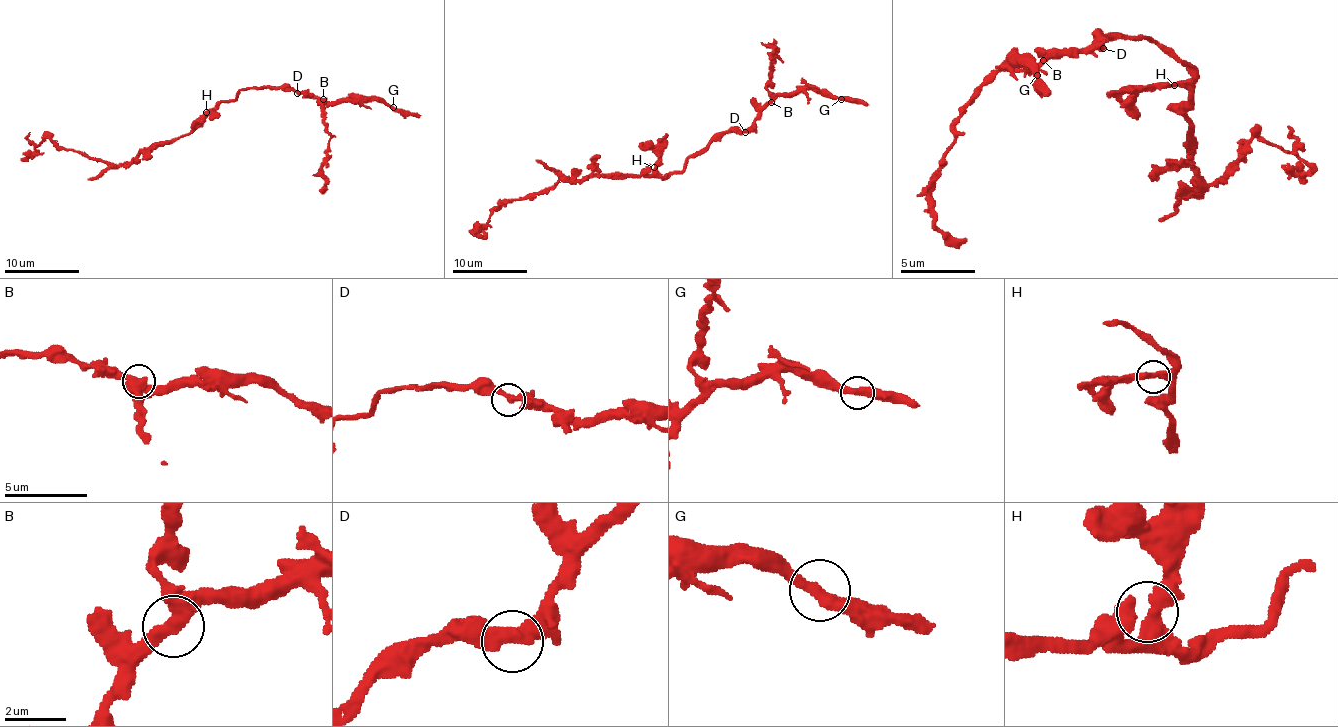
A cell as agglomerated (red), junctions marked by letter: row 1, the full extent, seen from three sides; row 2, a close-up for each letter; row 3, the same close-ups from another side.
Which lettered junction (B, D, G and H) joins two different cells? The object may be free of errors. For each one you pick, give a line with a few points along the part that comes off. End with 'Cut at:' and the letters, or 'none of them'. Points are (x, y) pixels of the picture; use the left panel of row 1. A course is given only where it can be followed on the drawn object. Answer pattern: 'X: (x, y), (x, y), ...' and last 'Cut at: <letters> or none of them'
Cut at: none of them

